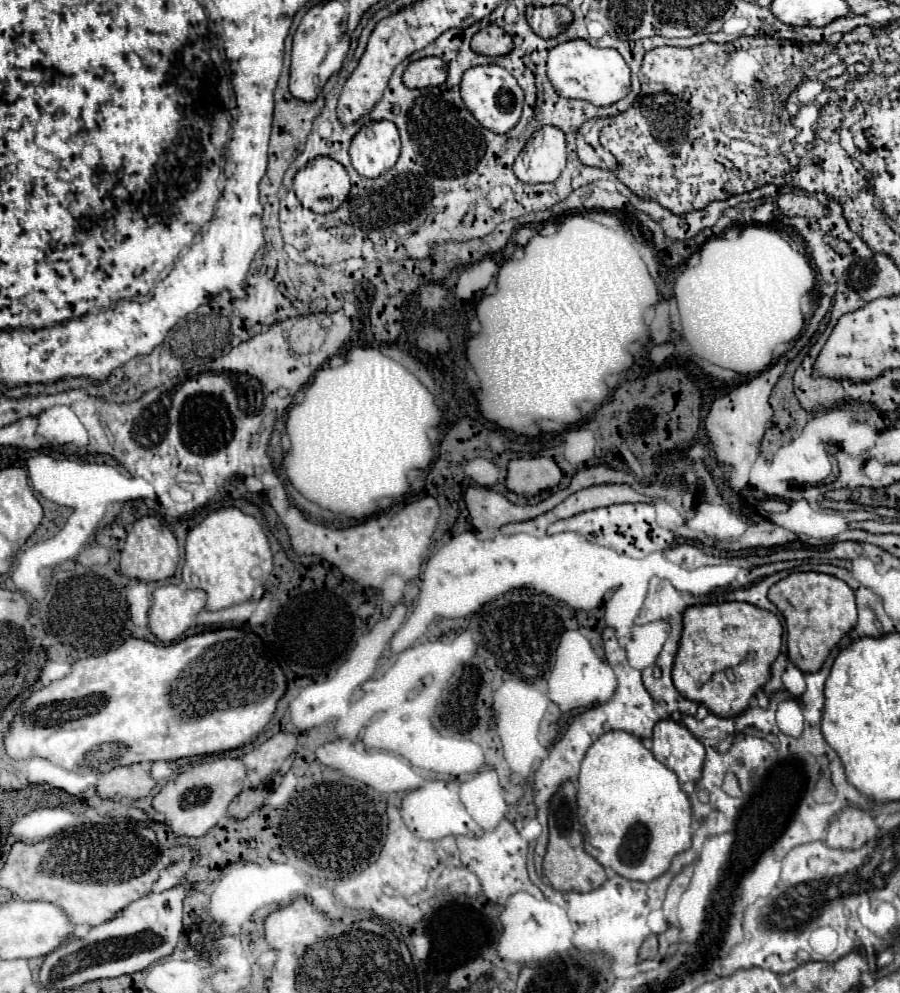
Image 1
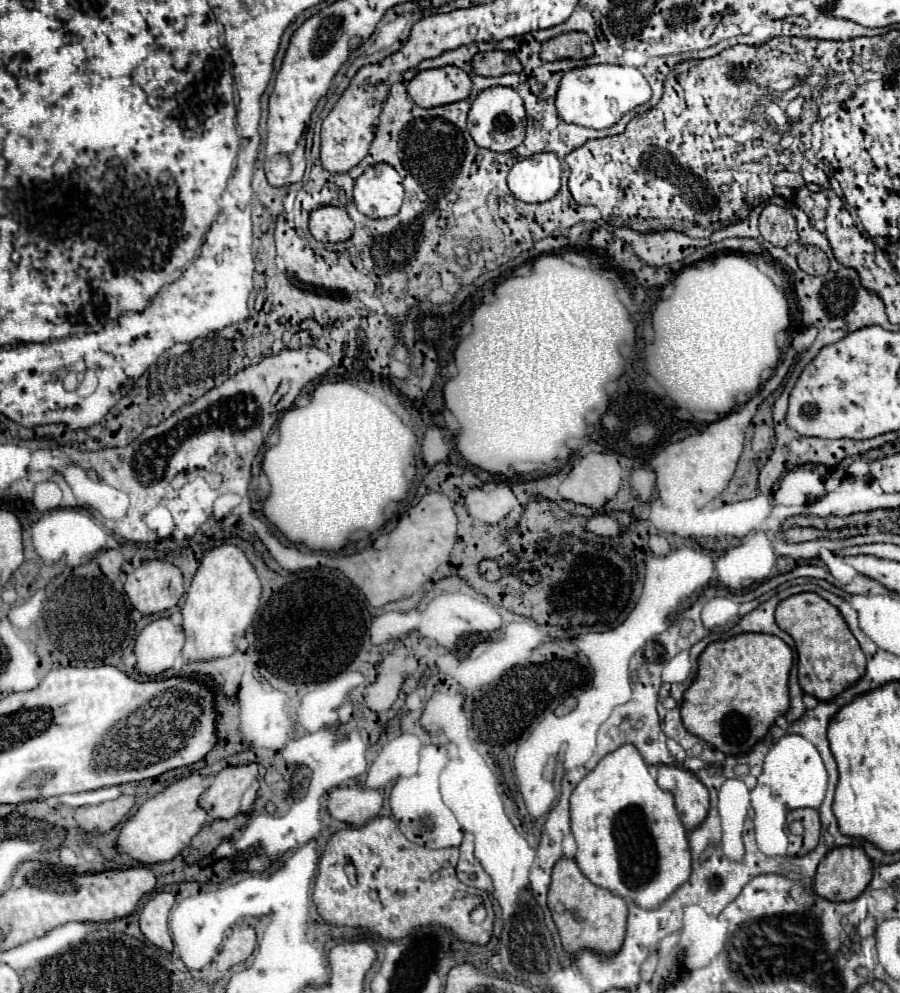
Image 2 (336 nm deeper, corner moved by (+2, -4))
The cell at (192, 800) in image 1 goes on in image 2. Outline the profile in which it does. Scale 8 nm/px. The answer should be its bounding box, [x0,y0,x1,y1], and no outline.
[117,773,211,865]

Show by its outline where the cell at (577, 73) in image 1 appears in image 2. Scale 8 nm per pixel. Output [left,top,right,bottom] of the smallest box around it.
[555,65,651,129]

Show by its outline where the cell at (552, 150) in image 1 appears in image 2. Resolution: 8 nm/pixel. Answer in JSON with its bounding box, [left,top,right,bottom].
[507,151,561,203]

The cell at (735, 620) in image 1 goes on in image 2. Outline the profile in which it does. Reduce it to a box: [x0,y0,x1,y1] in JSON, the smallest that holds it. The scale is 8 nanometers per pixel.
[681,633,793,755]

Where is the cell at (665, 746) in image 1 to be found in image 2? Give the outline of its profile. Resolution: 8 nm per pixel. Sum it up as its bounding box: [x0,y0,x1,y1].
[657,765,709,829]

